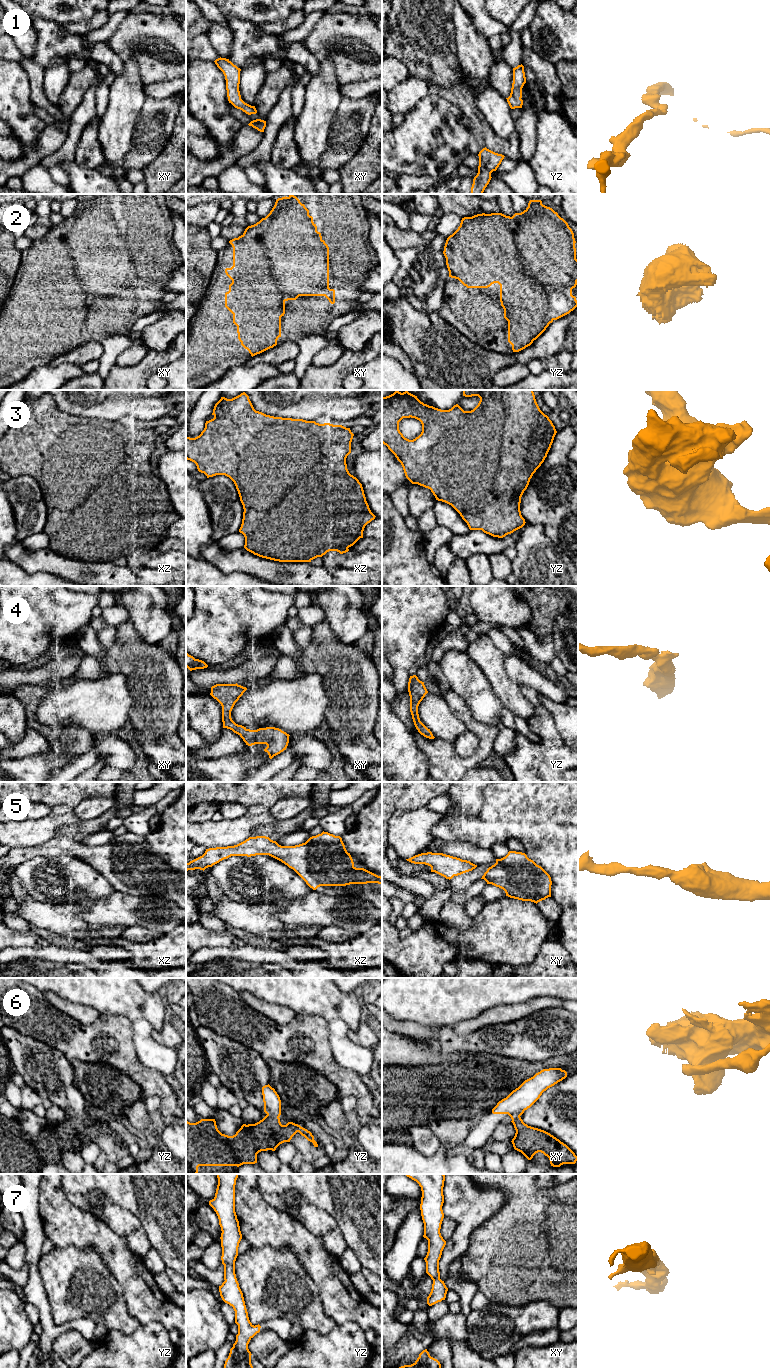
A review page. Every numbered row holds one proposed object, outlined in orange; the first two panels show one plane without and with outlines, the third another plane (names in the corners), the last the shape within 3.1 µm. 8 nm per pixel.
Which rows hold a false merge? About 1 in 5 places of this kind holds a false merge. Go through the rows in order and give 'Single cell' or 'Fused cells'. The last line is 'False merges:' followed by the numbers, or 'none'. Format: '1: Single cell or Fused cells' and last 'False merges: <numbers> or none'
1: Single cell
2: Single cell
3: Single cell
4: Single cell
5: Single cell
6: Fused cells
7: Single cell
False merges: 6

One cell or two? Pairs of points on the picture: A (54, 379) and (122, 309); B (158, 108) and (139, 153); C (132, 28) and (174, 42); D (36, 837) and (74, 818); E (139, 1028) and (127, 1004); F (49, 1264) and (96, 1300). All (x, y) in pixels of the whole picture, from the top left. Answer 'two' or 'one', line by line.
A: two
B: one
C: one
D: one
E: two
F: one

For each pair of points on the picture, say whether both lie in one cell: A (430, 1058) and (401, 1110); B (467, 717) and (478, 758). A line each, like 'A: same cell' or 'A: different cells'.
A: different cells
B: same cell

